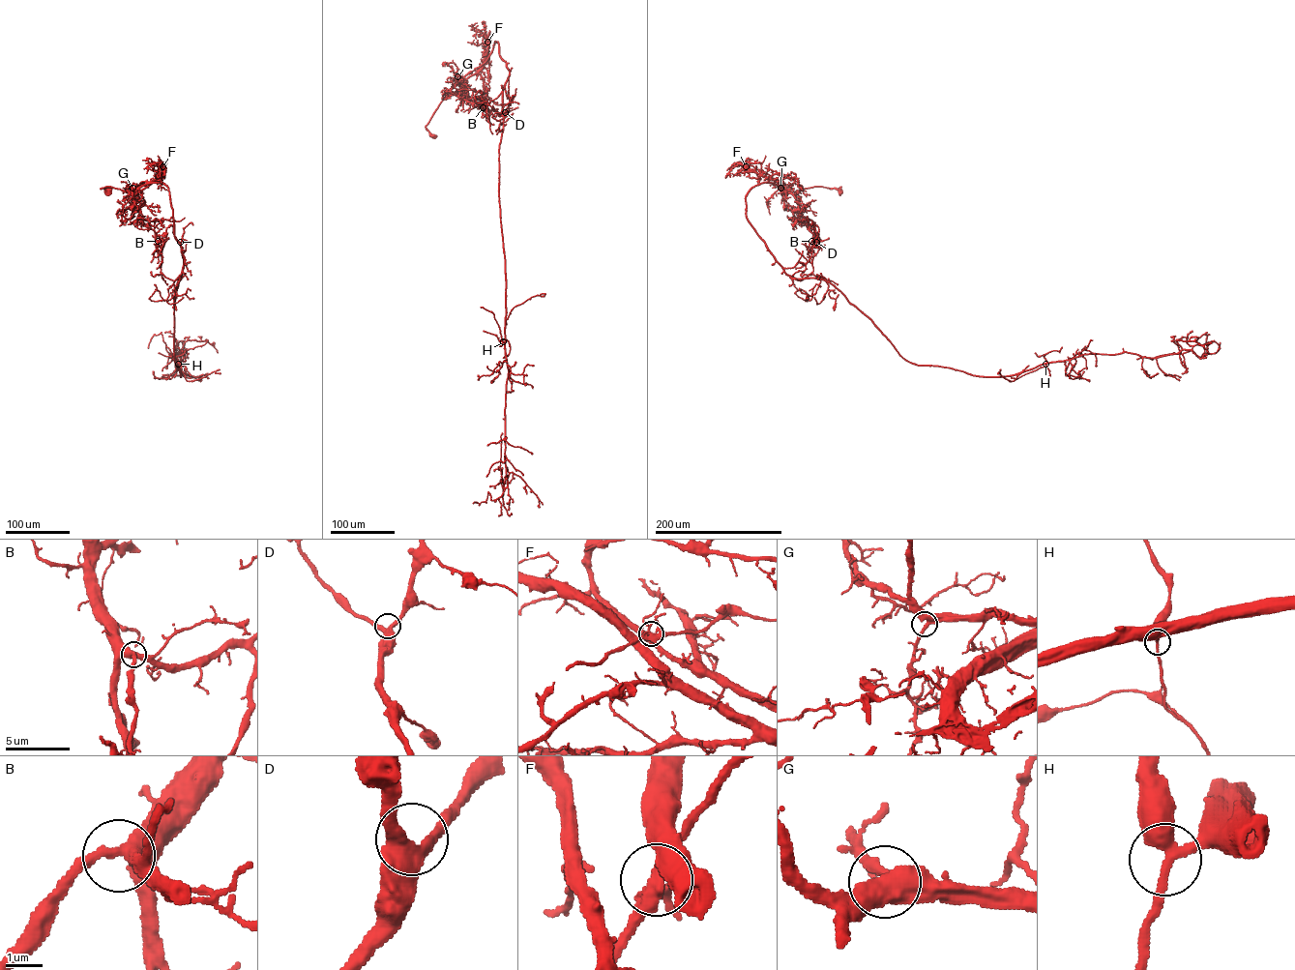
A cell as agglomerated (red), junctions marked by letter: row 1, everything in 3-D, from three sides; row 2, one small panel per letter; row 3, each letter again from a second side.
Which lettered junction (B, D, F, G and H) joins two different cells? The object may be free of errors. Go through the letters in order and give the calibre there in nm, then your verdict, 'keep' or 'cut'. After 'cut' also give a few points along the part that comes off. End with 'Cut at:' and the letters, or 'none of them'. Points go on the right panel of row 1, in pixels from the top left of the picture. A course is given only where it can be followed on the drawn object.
B: 360 nm | keep
D: 400 nm | keep
F: 320 nm | cut | (745, 166), (752, 165), (760, 172), (765, 156)
G: 360 nm | keep
H: 300 nm | keep
Cut at: F

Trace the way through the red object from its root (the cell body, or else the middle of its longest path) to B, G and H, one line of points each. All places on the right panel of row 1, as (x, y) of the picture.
B: (839, 191), (814, 187), (786, 192), (791, 194), (798, 203), (803, 220), (813, 236), (811, 241)
G: (839, 191), (814, 187), (784, 192), (780, 188)
H: (839, 191), (763, 182), (748, 192), (747, 219), (787, 274), (829, 281), (912, 363), (991, 376), (1045, 364)

